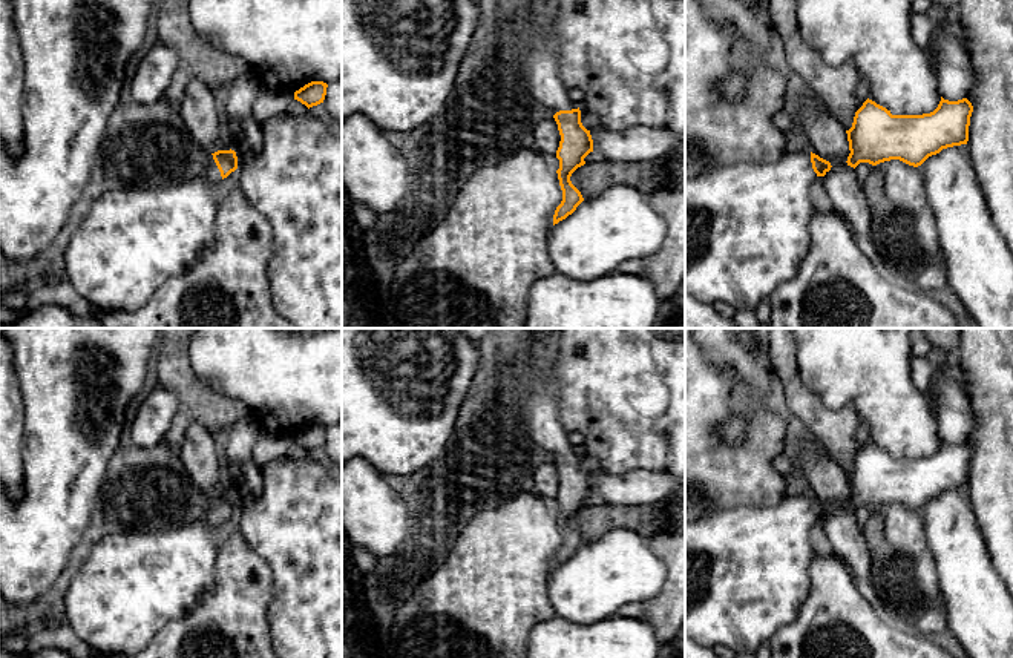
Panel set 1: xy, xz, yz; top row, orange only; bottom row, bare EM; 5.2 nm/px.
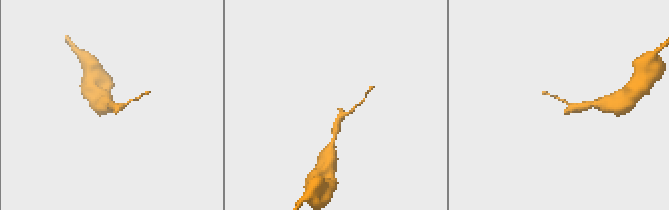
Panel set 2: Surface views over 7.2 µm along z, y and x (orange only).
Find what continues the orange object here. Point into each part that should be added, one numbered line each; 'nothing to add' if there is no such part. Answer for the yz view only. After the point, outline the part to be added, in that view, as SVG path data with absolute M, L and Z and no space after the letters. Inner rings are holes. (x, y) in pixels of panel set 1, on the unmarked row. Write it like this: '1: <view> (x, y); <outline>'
1: yz (747, 569); M798 491L775 506L739 506L685 523L685 638L708 649L725 646L734 653L754 655L783 626L795 621L811 589L811 564L817 554L811 529L815 521L811 494Z

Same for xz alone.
1: xz (535, 399); M504 356L497 362L489 382L489 393L493 399L506 393L513 394L515 414L529 437L553 459L559 454L578 452L559 419L559 382L553 376L553 365L543 377L538 377L521 356Z

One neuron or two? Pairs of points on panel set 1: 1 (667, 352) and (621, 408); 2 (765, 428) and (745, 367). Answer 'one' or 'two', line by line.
1: one
2: two

